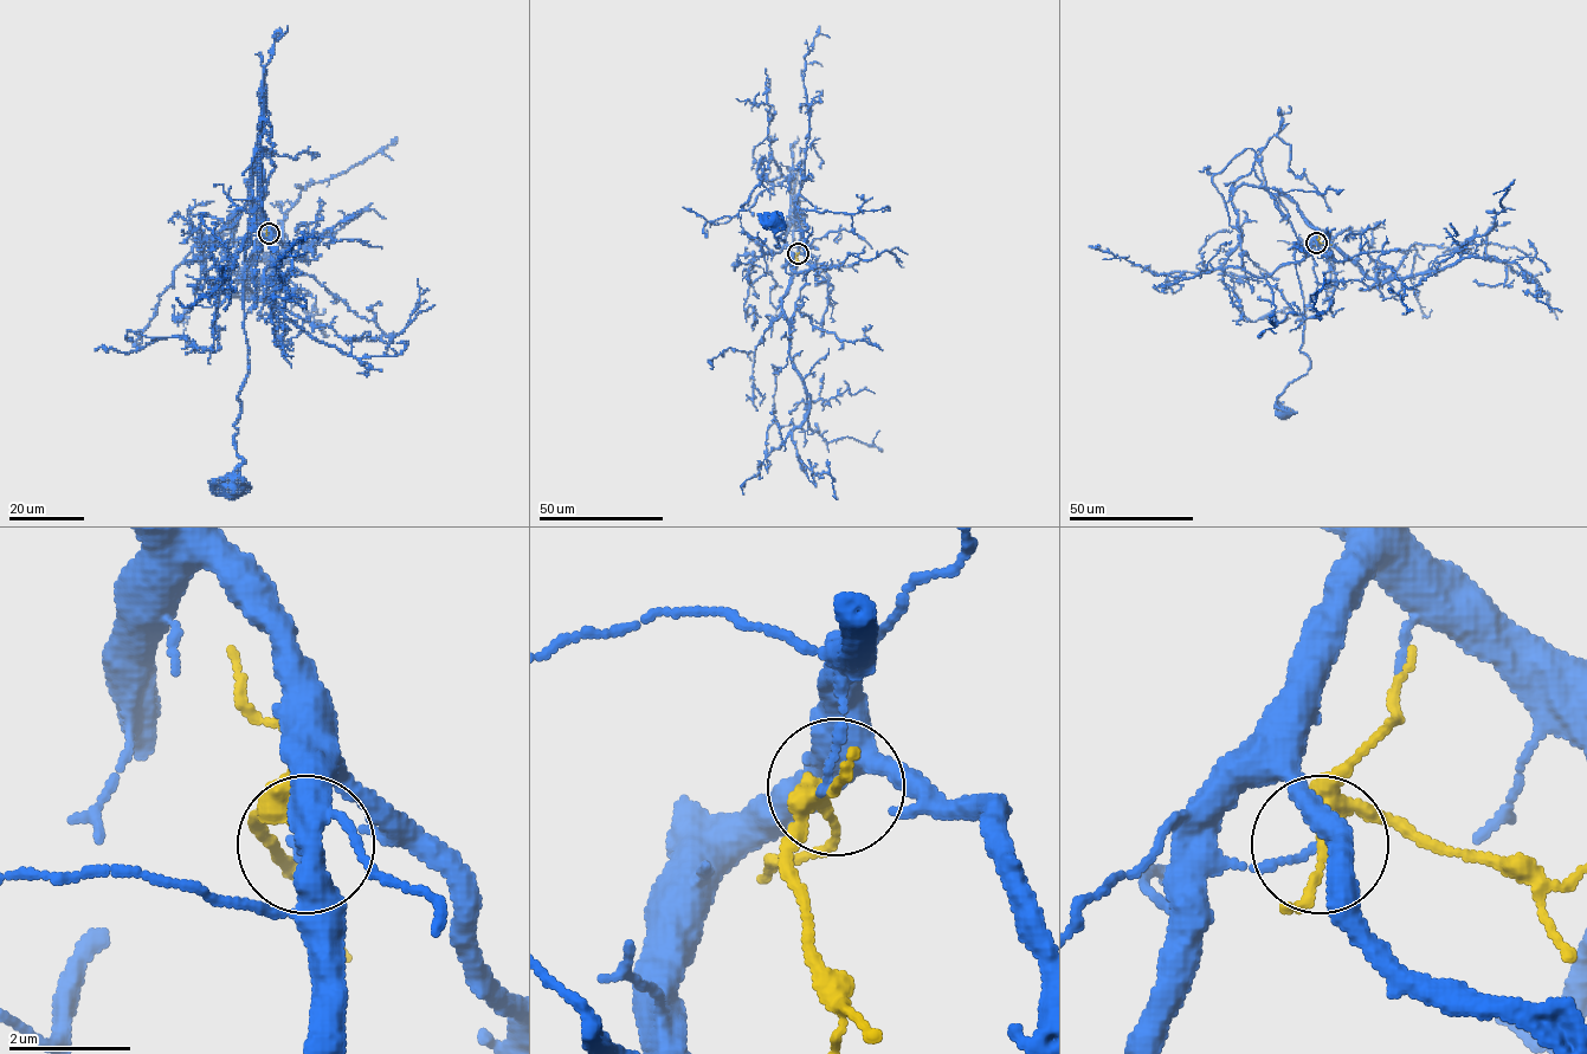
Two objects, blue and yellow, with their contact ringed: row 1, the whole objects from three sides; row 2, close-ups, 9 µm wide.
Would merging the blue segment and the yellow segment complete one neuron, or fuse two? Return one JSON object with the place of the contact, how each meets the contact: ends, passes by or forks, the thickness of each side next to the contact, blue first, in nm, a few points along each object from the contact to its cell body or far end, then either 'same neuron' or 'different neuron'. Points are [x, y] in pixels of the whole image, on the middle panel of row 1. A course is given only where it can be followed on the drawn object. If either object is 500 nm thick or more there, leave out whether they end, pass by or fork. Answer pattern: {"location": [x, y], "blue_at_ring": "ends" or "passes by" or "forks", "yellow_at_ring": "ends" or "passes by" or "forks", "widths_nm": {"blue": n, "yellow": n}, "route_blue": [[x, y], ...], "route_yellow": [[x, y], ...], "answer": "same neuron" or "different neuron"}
{"location": [798, 253], "blue_at_ring": "ends", "yellow_at_ring": "forks", "widths_nm": {"blue": 110, "yellow": 170}, "route_blue": [[798, 253], [786, 244], [791, 218], [779, 247], [774, 230], [781, 219], [773, 215], [773, 221]], "route_yellow": [[798, 253], [795, 267]], "answer": "different neuron"}

